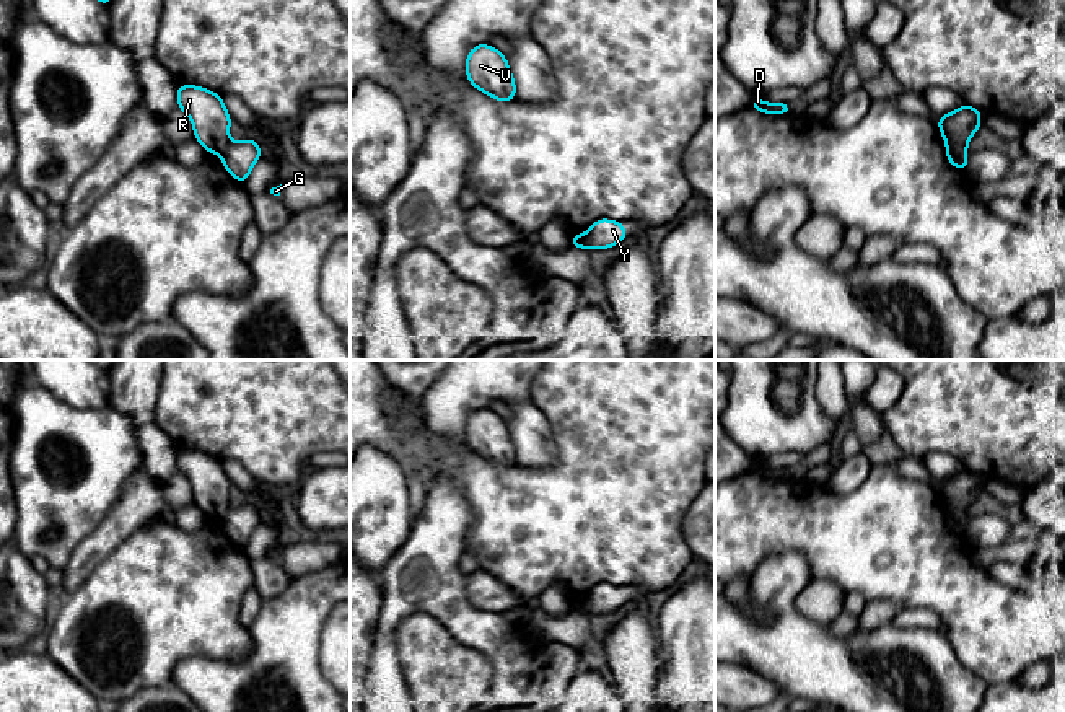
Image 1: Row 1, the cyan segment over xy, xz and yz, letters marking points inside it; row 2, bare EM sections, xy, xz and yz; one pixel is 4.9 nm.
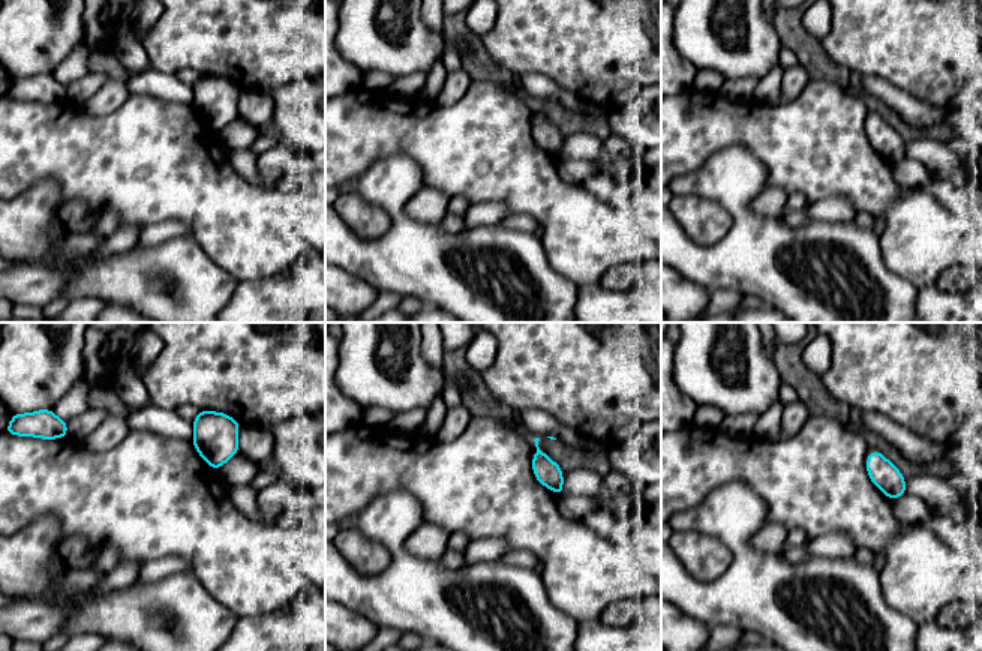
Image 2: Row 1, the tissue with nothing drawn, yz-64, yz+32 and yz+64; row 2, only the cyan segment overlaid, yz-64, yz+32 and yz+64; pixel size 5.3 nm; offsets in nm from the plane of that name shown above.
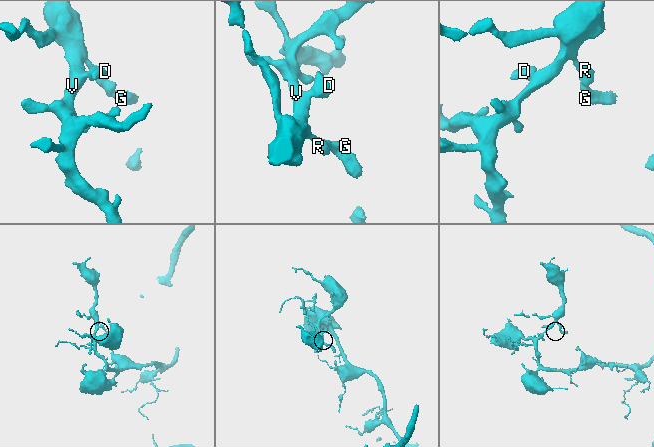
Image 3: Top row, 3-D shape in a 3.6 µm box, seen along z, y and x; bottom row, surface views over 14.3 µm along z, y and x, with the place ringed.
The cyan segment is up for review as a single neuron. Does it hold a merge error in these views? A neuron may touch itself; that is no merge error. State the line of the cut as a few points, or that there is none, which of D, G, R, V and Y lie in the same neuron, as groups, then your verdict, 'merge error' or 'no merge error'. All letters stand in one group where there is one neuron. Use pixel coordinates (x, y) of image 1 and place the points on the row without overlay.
yz (946, 507), (966, 517) | D R V / G Y | merge error

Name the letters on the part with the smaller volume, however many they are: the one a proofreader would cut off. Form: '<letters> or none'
G, Y

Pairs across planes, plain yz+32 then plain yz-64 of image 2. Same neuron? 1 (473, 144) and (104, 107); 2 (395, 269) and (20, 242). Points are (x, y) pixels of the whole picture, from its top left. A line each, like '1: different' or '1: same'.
1: different
2: same

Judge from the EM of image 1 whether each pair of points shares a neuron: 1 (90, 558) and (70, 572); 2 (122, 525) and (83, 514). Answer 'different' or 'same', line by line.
1: same
2: different

